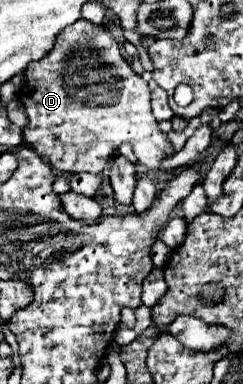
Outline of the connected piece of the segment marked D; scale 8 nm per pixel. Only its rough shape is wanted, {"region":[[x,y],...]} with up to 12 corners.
{"region":[[85,19],[25,71],[23,131],[59,173],[175,153],[111,31]]}

